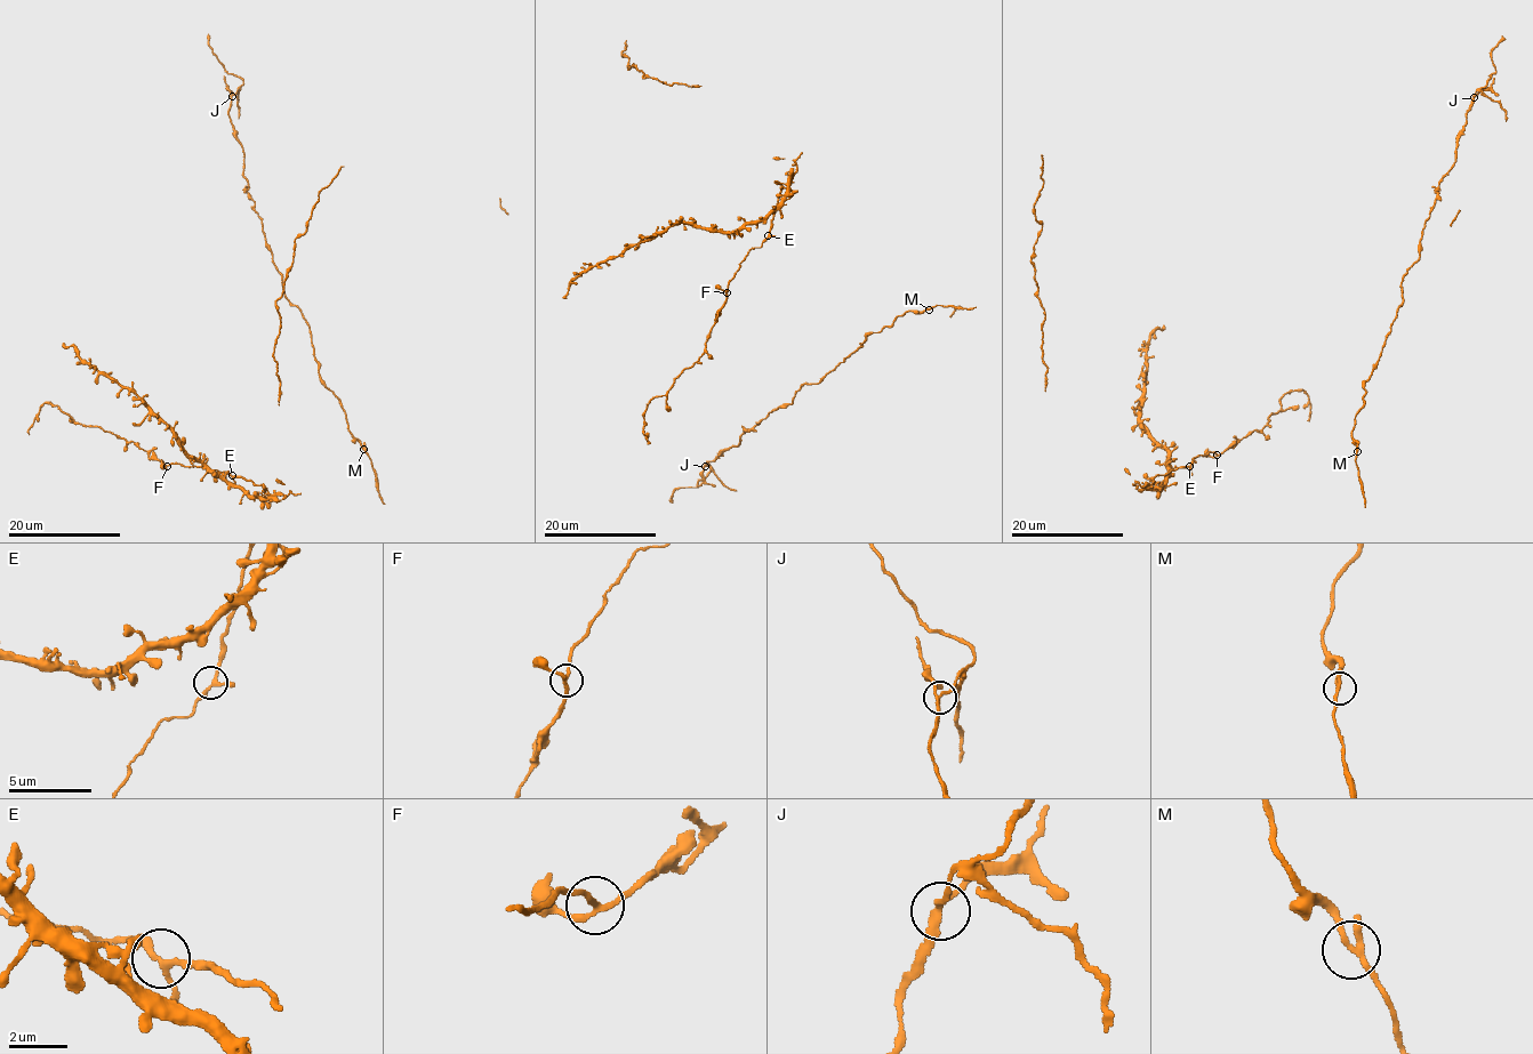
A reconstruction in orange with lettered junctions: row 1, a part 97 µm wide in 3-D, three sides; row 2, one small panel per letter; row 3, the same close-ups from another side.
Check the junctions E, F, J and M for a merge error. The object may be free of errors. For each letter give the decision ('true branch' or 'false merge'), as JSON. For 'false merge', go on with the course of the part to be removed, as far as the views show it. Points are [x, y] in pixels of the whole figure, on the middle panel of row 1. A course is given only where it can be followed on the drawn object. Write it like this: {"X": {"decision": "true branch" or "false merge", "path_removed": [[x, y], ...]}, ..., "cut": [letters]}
{"E": {"decision": "true branch"}, "F": {"decision": "true branch"}, "J": {"decision": "false merge", "path_removed": [[705, 466], [709, 465], [712, 471], [695, 488], [676, 489], [669, 500]]}, "M": {"decision": "true branch"}, "cut": ["J"]}

